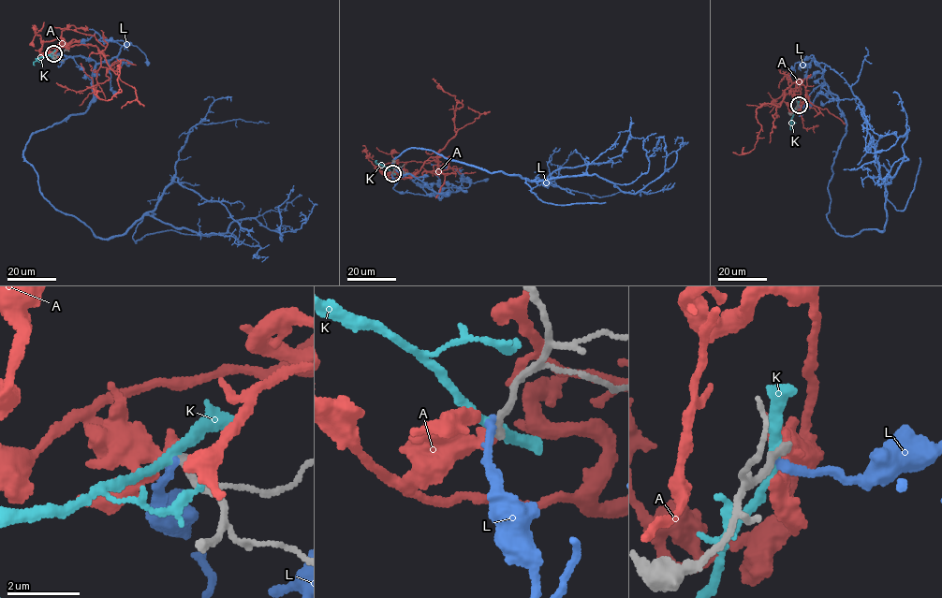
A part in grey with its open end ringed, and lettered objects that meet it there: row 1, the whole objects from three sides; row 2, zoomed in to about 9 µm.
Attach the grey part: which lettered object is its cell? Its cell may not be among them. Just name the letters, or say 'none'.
none

